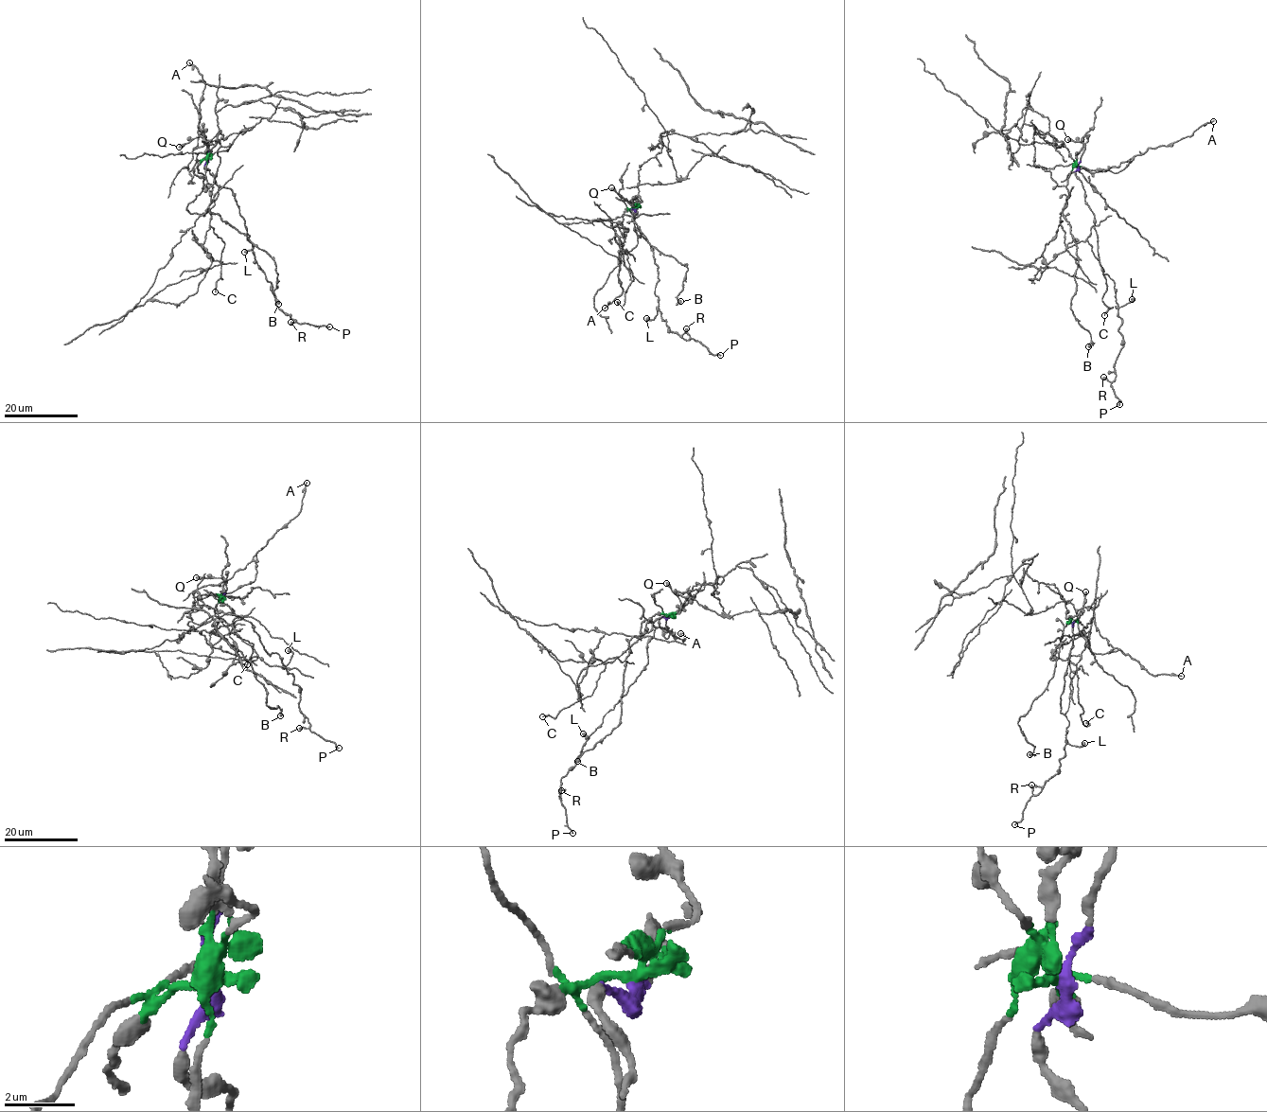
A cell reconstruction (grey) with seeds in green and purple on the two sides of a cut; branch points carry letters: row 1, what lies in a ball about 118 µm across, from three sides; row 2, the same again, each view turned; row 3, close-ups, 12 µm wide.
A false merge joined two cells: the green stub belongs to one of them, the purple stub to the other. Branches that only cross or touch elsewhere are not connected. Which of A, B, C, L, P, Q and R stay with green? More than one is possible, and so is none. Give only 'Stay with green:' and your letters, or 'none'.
Stay with green: A, B, C

